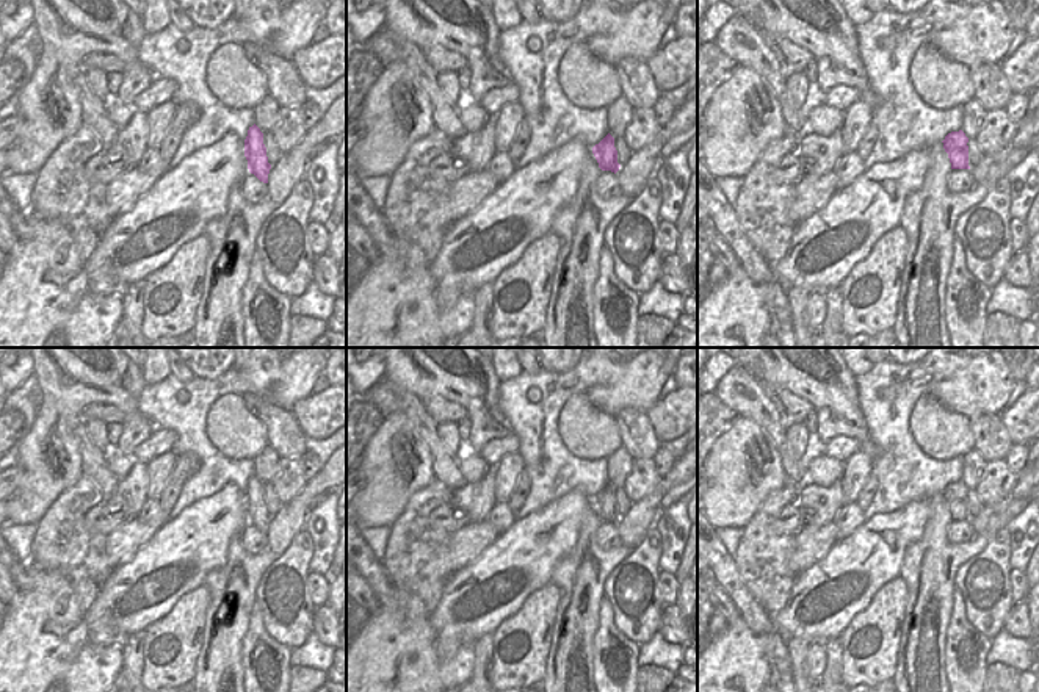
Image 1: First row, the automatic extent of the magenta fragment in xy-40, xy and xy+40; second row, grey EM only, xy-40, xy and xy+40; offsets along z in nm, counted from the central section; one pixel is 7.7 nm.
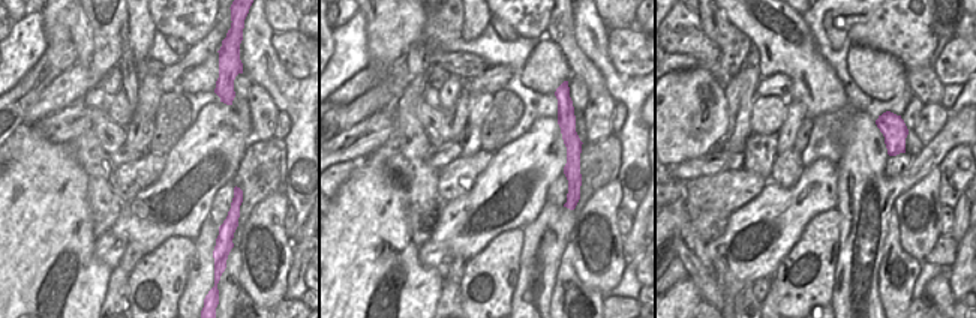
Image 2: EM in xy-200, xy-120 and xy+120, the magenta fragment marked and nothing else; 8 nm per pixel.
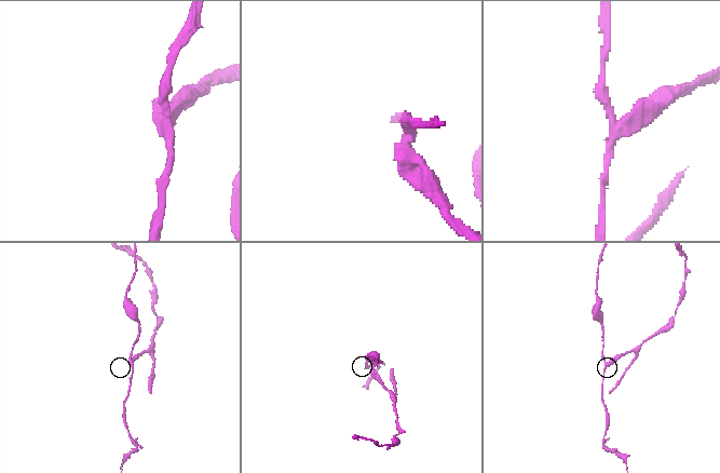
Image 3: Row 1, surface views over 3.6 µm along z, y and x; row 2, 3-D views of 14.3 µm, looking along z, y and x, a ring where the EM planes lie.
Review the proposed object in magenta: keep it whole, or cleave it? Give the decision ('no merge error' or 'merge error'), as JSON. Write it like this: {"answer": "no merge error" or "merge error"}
{"answer": "merge error"}

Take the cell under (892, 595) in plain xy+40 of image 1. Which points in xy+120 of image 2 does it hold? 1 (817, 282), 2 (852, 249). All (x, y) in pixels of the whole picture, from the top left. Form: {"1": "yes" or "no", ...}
{"1": "yes", "2": "no"}

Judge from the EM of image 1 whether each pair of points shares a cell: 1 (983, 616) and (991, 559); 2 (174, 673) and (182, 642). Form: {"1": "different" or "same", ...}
{"1": "same", "2": "same"}

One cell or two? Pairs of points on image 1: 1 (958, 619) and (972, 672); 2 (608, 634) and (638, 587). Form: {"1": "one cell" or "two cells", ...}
{"1": "one cell", "2": "two cells"}

